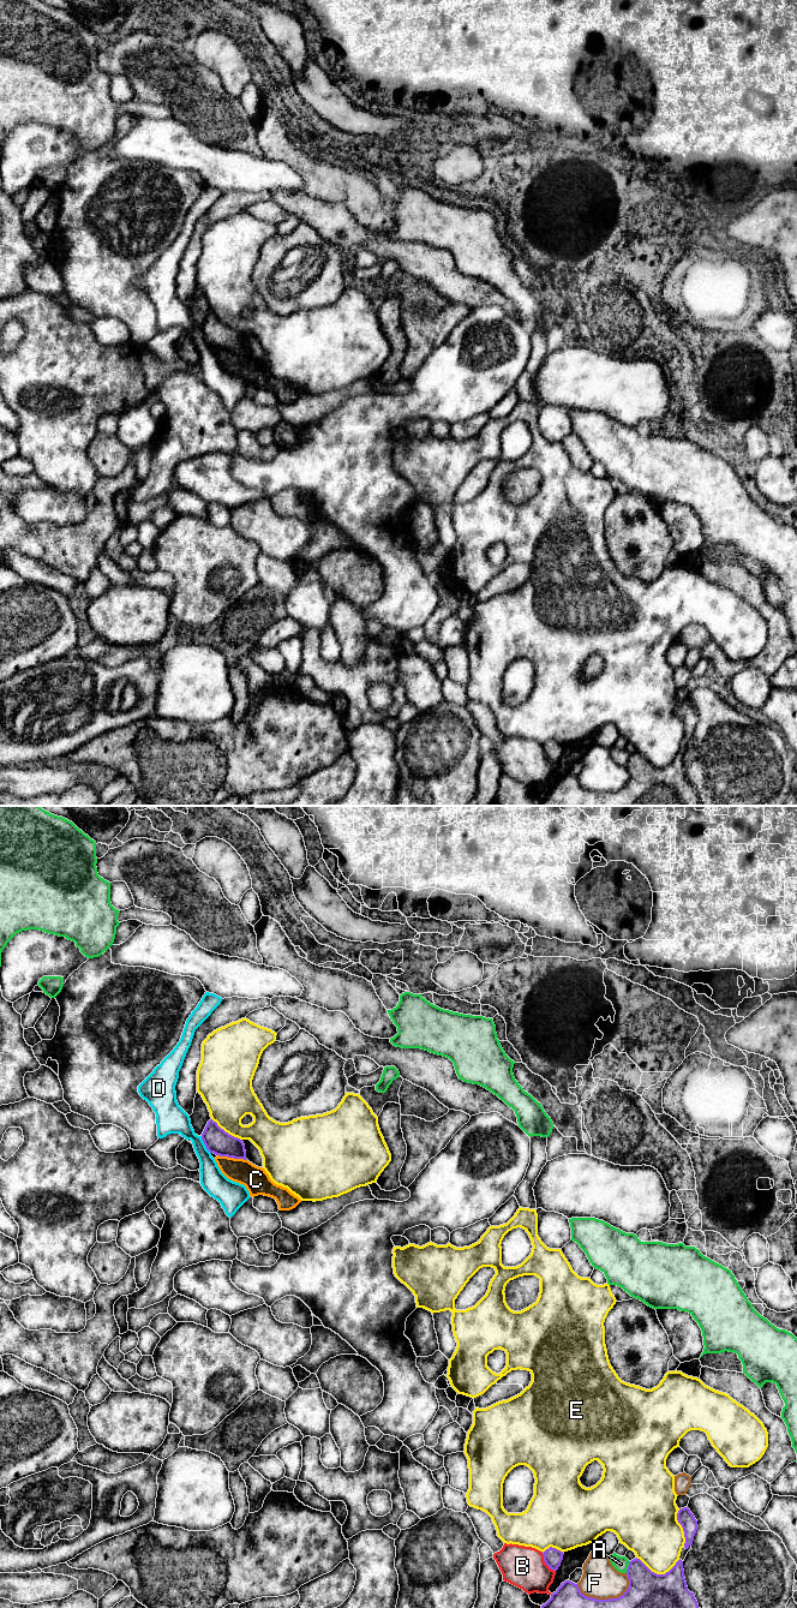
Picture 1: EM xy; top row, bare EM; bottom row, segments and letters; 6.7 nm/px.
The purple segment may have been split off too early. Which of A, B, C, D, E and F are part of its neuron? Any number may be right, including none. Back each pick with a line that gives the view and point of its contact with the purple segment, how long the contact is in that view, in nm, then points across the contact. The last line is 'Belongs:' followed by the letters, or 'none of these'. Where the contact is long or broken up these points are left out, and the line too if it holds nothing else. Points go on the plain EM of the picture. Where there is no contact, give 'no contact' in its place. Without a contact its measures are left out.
Belongs: none of these

